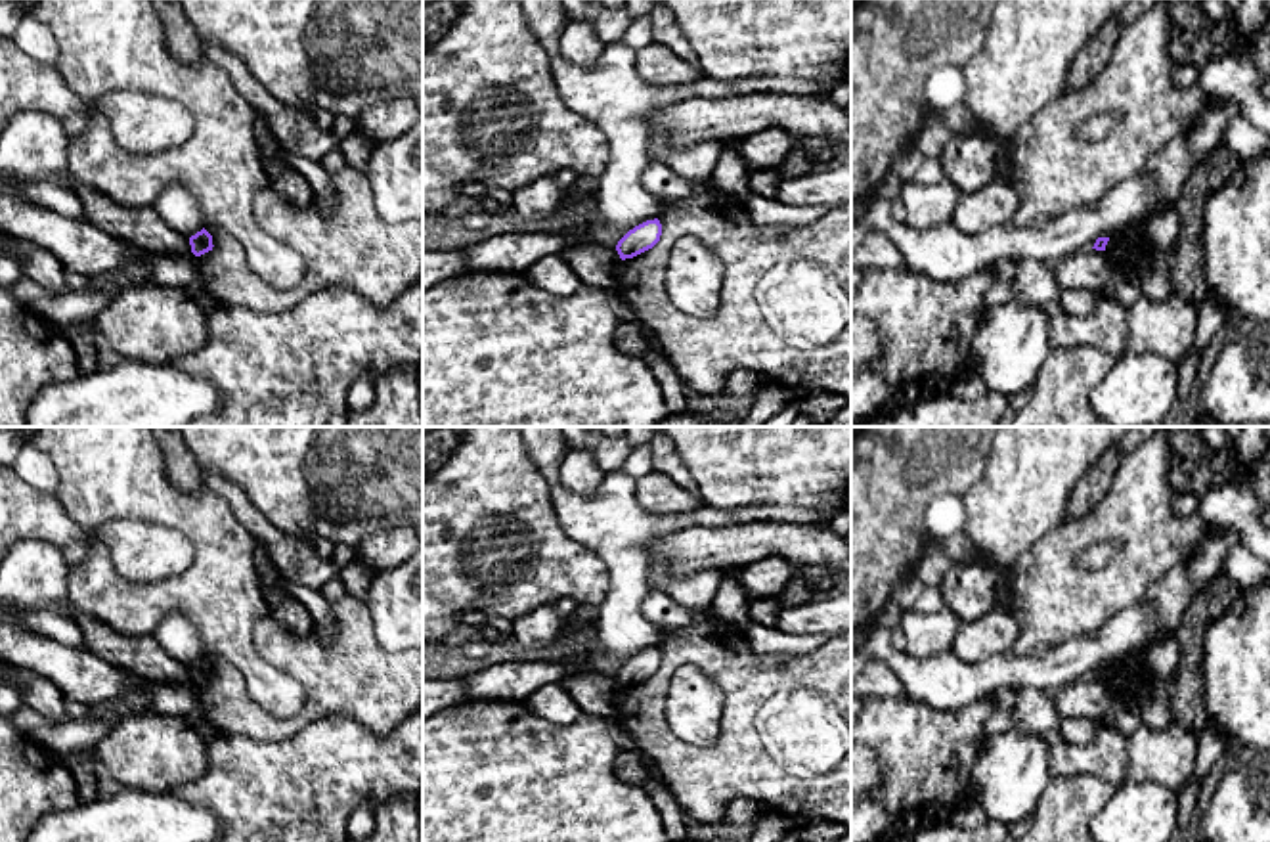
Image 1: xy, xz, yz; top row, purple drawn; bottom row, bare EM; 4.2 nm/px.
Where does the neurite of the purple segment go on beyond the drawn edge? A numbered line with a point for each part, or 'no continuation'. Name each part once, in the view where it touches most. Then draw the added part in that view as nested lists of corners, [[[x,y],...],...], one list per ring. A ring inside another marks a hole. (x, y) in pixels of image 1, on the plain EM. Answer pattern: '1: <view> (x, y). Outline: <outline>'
no continuation

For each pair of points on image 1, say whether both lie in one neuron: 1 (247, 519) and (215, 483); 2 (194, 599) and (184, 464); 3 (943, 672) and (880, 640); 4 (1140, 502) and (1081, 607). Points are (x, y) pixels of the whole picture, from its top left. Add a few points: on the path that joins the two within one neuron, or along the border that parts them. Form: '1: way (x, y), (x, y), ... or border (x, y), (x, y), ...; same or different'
1: way (243, 509), (224, 488); same
2: border (161, 452), (175, 485), (205, 488); different
3: way (926, 672), (913, 672), (894, 657); same
4: way (1140, 529), (1140, 548), (1108, 580); same

